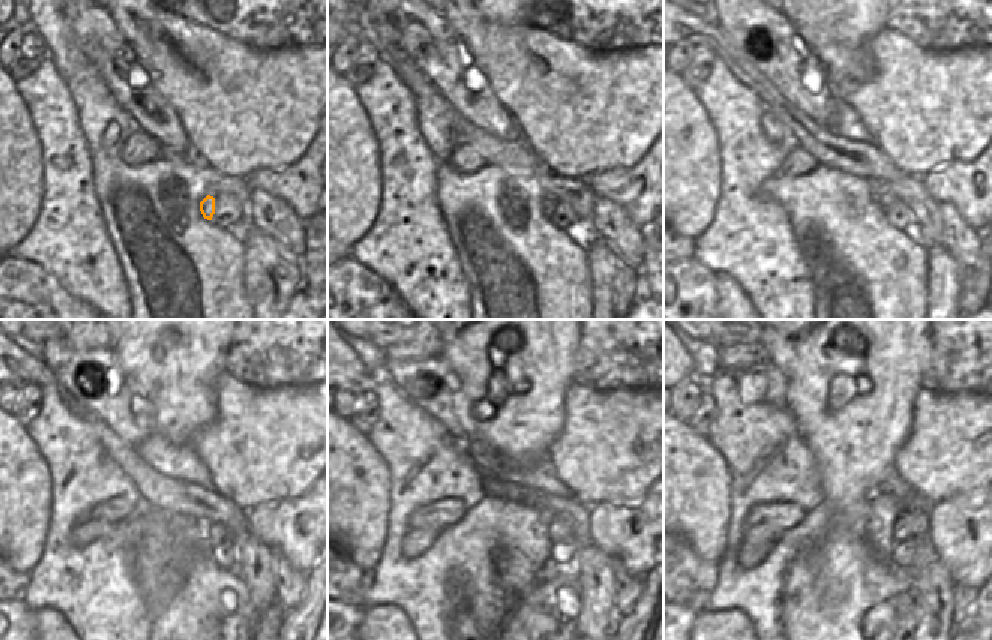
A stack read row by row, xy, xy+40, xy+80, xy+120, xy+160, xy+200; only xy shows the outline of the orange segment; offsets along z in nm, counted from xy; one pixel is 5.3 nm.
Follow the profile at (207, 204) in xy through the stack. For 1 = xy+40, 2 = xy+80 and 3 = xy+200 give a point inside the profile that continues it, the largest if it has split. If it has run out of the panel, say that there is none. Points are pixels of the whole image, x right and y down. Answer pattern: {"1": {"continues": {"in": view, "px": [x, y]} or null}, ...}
{"1": {"continues": {"in": "xy+40", "px": [548, 206]}}, "2": {"continues": {"in": "xy+80", "px": [886, 201]}}, "3": {"continues": {"in": "xy+200", "px": [901, 531]}}}

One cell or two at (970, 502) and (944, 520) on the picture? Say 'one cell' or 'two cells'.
one cell

